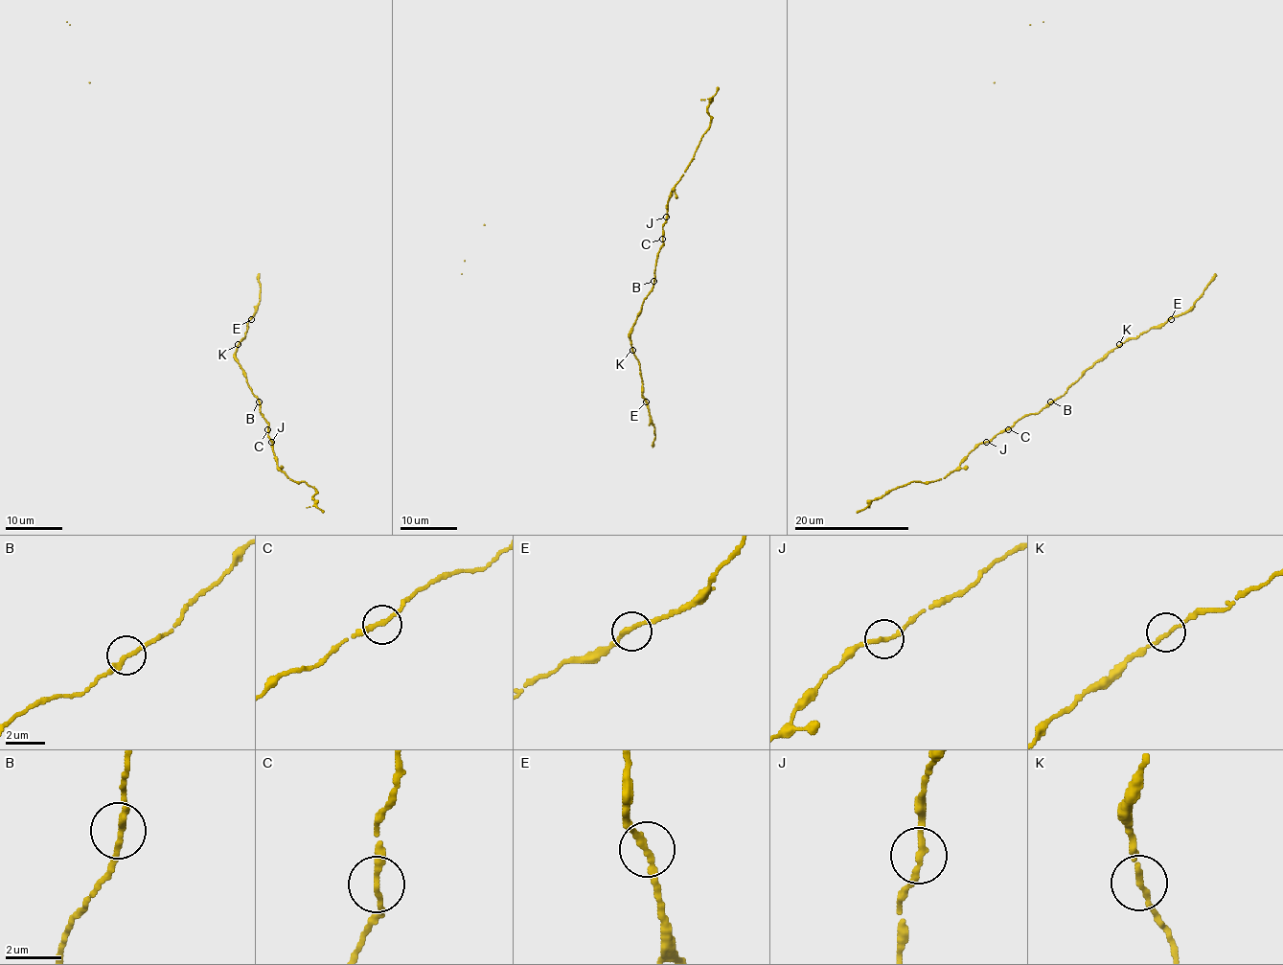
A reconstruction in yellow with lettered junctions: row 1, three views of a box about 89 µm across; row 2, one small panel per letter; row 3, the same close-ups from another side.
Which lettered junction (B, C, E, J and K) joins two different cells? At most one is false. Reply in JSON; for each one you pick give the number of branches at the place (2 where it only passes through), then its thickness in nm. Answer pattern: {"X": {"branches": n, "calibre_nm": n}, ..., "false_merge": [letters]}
{"false_merge": []}

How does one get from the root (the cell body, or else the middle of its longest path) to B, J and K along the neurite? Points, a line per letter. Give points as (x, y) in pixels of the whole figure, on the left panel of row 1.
B: (251, 317), (244, 337), (238, 344), (236, 358), (259, 402)
J: (251, 317), (238, 344), (236, 358), (259, 401), (271, 442)
K: (251, 317), (244, 337), (238, 344)

